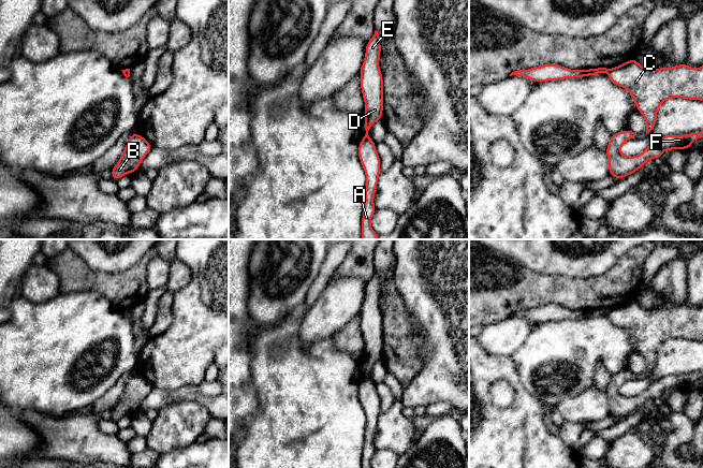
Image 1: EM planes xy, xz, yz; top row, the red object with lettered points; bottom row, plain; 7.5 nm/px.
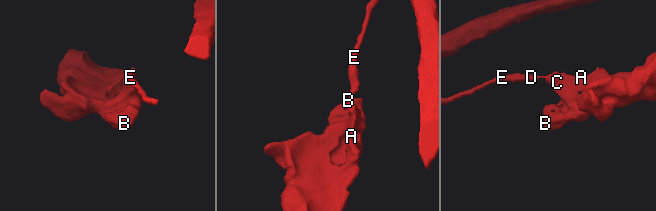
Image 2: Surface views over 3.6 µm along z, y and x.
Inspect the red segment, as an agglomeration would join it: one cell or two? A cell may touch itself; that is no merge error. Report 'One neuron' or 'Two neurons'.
Two neurons

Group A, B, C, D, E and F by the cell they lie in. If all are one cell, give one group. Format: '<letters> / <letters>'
A B C F / D E

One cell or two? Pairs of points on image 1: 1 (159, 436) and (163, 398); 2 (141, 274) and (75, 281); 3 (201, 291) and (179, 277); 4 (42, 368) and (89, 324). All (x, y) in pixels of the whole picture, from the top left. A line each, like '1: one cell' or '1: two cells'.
1: two cells
2: one cell
3: two cells
4: one cell

